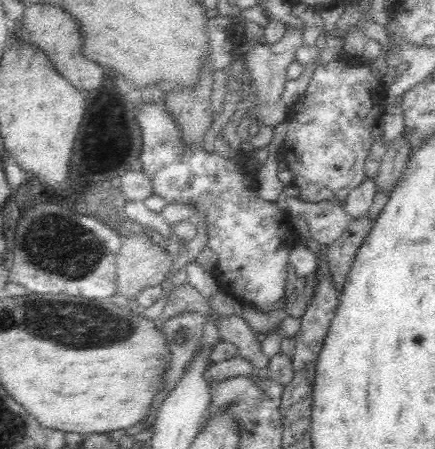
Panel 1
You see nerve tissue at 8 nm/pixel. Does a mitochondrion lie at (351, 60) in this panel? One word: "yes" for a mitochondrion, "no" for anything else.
no

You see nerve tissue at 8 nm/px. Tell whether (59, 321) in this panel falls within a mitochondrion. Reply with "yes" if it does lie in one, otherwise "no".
yes

